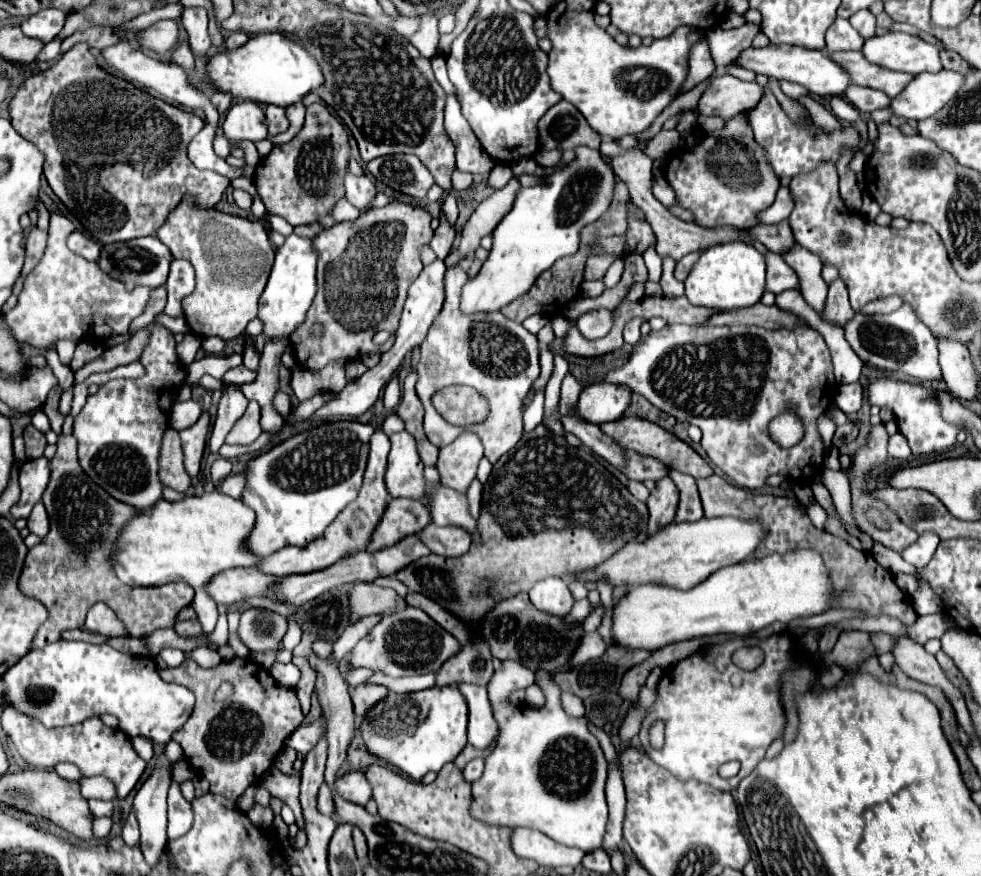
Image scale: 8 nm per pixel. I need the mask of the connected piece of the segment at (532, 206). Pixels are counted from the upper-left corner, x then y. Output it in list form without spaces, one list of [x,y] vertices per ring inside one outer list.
[[[579,146],[575,158],[551,174],[541,176],[541,182],[531,188],[519,188],[515,204],[493,230],[493,248],[483,268],[471,278],[461,296],[461,310],[493,312],[529,292],[537,276],[549,270],[563,256],[573,256],[579,250],[581,230],[599,220],[611,206],[615,192],[615,172],[603,160],[599,150]]]

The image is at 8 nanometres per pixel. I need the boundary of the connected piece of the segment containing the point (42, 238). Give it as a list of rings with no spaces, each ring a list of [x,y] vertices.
[[[33,228],[29,232],[27,244],[25,244],[25,266],[21,270],[21,278],[25,278],[35,268],[35,264],[43,258],[45,244],[47,244],[47,232],[43,232],[39,228]]]

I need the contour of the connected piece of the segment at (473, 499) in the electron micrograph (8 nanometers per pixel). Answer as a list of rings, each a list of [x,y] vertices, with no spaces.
[[[473,480],[469,490],[467,490],[467,502],[469,502],[469,512],[473,518],[479,516],[479,508],[481,508],[481,482]]]

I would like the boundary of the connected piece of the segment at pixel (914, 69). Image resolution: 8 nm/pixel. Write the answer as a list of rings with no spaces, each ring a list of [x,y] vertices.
[[[905,32],[873,36],[863,44],[863,56],[869,62],[915,76],[921,72],[939,72],[943,68],[939,52],[941,50],[925,38]]]

